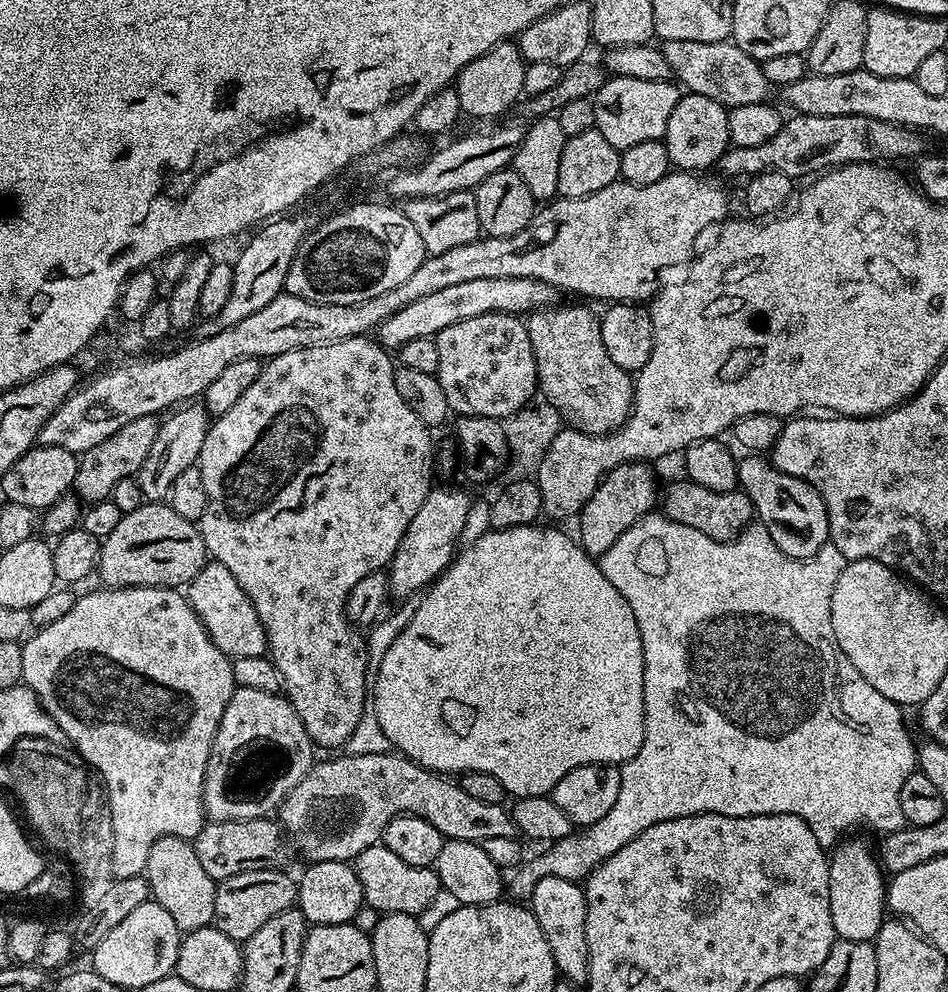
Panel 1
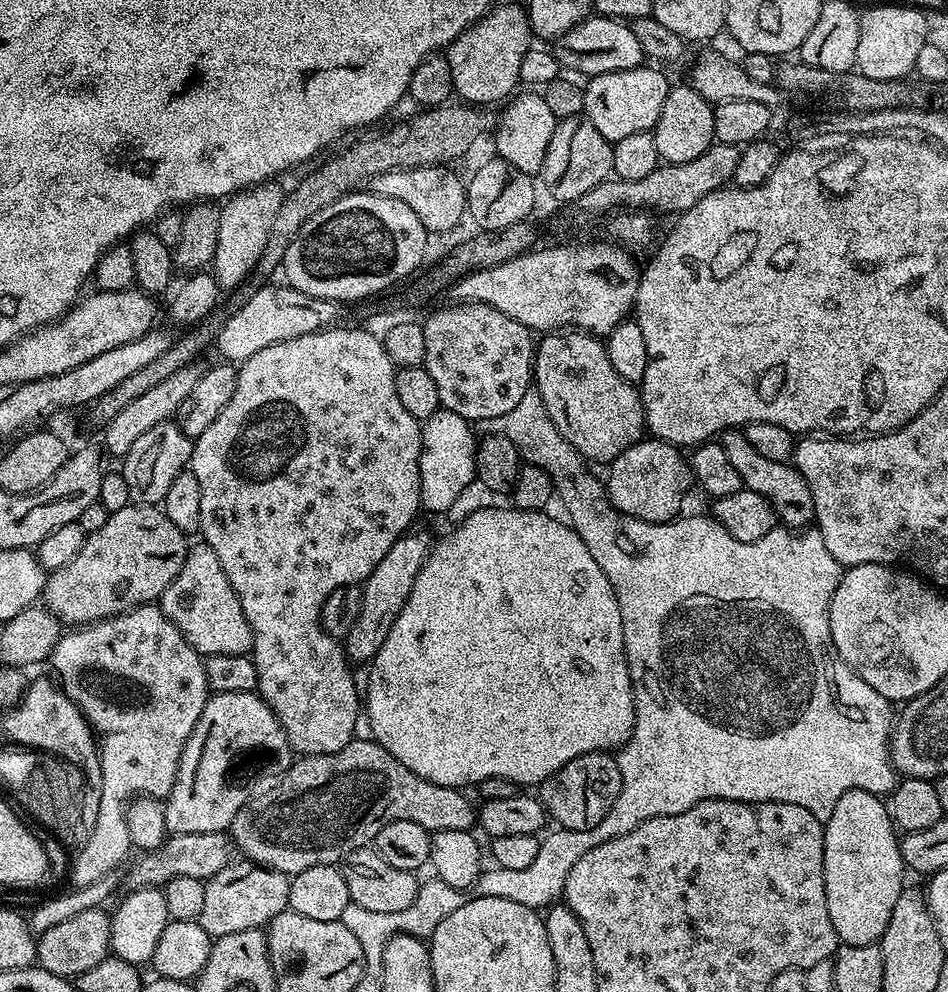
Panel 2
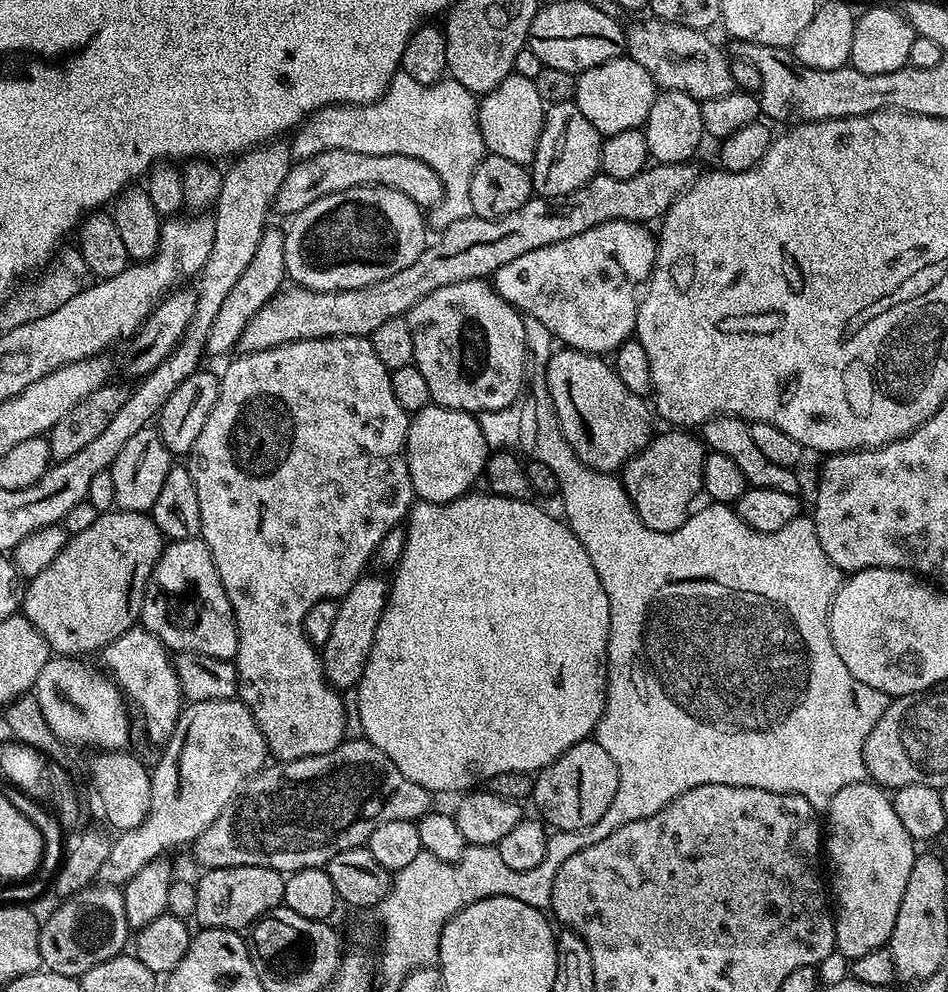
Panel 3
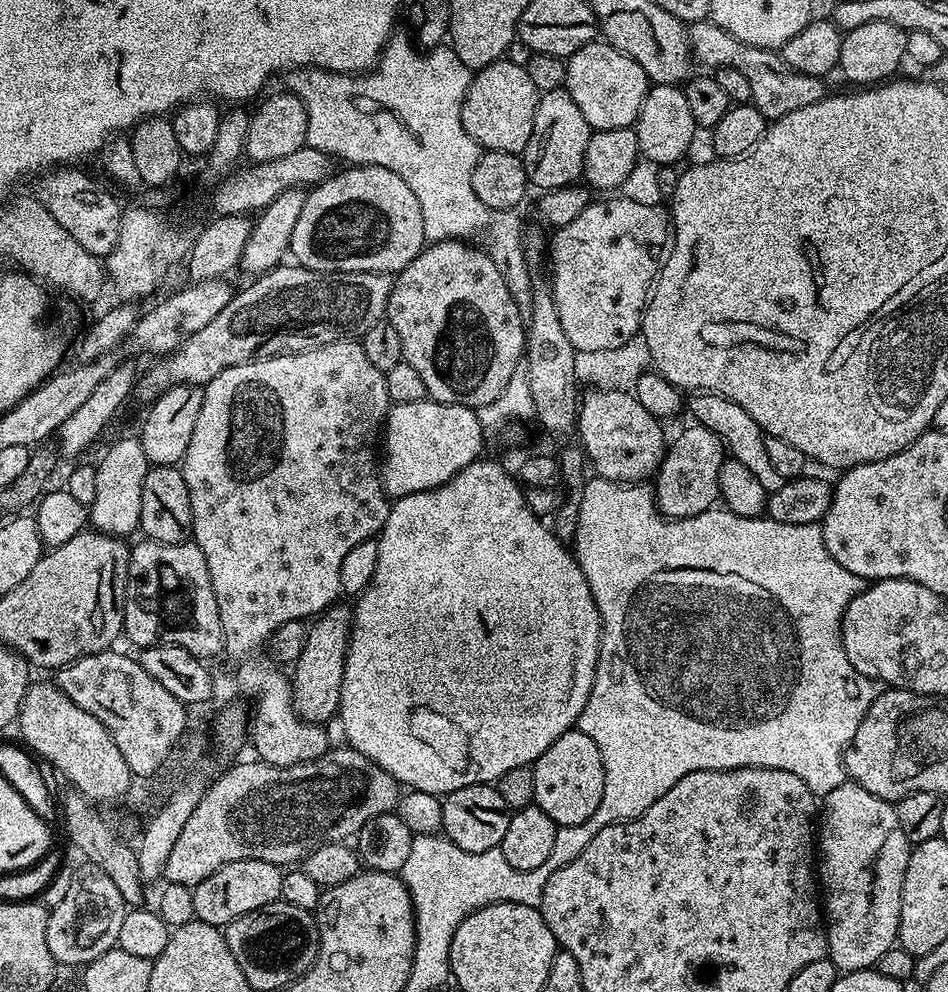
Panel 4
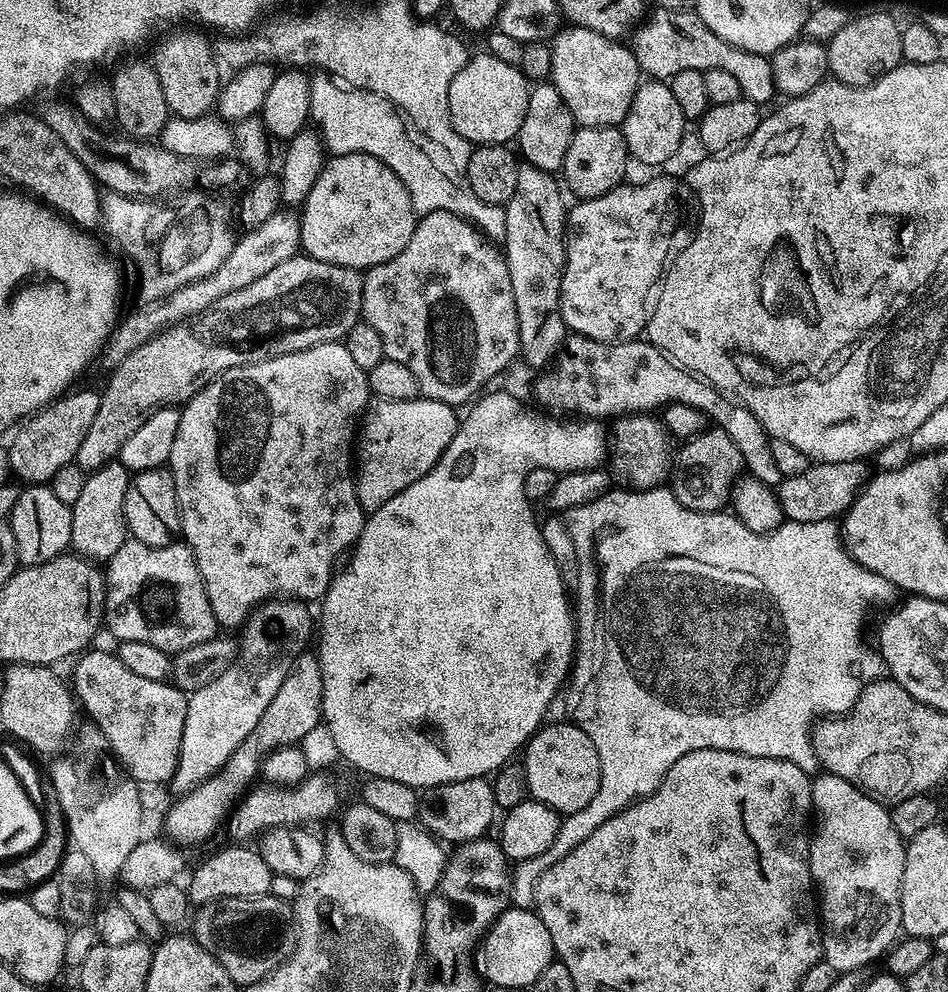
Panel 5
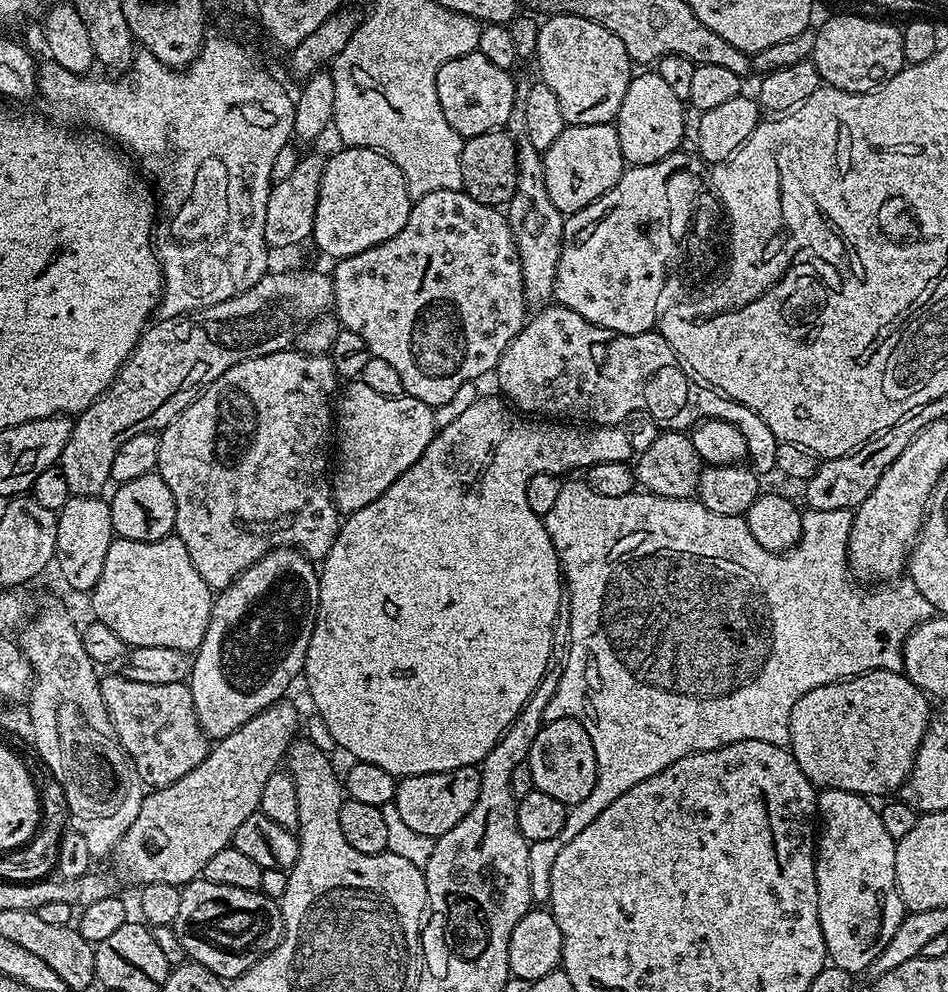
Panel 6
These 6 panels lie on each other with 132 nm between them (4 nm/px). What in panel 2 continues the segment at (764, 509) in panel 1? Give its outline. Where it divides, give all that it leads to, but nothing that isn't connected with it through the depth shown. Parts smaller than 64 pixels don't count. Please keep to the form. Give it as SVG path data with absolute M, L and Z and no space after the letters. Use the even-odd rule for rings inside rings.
M729 430L719 437L718 443L730 458L734 470L738 470L738 478L743 487L754 490L754 494L762 494L766 502L772 504L779 523L789 530L804 530L815 521L814 498L810 494L810 486L806 486L806 478L791 463L770 462L763 454L758 454L750 442L746 442L743 431Z

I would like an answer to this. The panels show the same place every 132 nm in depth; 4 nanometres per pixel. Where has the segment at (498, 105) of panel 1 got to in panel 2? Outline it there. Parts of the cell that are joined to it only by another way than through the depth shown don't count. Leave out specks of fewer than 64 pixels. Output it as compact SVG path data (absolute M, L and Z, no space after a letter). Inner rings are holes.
M497 3L492 11L470 25L446 49L455 95L473 106L499 105L507 101L520 84L522 54L526 54L532 39L527 11L521 5L519 8L516 4Z

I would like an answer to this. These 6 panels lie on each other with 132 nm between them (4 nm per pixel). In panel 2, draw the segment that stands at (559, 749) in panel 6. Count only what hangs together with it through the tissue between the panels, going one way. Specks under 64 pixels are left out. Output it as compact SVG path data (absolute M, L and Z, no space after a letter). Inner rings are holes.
M591 752L582 754L566 766L562 766L550 778L538 785L538 799L544 805L545 813L557 820L560 828L590 830L606 818L622 790L620 761L608 752Z

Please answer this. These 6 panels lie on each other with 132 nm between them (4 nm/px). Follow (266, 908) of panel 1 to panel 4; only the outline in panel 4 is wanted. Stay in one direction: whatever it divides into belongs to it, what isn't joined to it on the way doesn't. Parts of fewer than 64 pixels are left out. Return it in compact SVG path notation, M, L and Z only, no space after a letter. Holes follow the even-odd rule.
M257 860L230 862L222 866L222 870L214 870L210 878L191 889L196 919L207 924L223 926L234 922L234 918L242 918L242 914L250 914L250 910L270 906L280 899L283 877L284 872L279 864Z

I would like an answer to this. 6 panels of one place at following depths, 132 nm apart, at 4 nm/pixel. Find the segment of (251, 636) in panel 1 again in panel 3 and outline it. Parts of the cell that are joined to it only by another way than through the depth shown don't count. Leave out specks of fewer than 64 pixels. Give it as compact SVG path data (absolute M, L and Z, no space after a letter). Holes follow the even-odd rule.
M203 538L194 540L174 540L164 545L164 551L156 560L148 585L144 587L144 597L140 607L139 623L158 637L165 648L173 653L197 652L210 658L222 658L235 661L238 650L238 634L234 610L230 606L230 598L226 598L226 590L222 586L222 578L218 578L218 570L214 566L214 558Z

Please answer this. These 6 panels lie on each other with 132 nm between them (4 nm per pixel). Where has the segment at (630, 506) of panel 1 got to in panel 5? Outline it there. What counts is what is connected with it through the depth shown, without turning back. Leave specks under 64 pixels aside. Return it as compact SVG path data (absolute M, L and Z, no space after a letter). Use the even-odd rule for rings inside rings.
M719 426L709 427L692 437L679 449L674 460L674 471L670 477L672 492L686 506L695 512L719 512L731 501L737 480L745 471L742 454L734 446L734 438Z

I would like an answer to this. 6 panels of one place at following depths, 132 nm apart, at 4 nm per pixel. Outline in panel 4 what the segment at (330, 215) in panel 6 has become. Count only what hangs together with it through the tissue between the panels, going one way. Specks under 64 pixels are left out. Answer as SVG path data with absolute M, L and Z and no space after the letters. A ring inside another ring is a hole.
M357 164L345 167L345 172L337 171L335 174L323 180L321 184L315 185L307 193L306 204L299 215L298 222L295 223L294 234L291 243L290 256L301 268L309 268L315 272L386 272L389 274L399 274L414 258L423 252L426 247L424 239L424 227L422 226L422 210L418 206L418 198L414 198L410 186L394 174L394 170L386 170L382 166L370 166L369 164Z

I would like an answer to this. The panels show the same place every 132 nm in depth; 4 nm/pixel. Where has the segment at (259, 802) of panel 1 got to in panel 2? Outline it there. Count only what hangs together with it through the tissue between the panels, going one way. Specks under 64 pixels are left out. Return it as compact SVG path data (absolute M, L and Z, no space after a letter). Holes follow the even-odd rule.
M218 692L209 695L206 706L202 710L202 714L198 718L198 722L194 726L194 730L186 738L186 744L182 746L182 754L178 762L178 770L174 778L174 786L169 790L166 799L163 801L164 818L168 832L177 832L178 834L202 834L203 832L224 832L231 829L234 818L238 814L238 810L242 810L242 806L250 799L249 793L244 793L244 788L240 783L248 780L251 776L256 776L263 770L267 764L272 764L273 777L279 778L288 773L290 766L294 762L294 753L290 742L286 738L286 734L282 730L282 726L278 722L278 718L270 710L270 706L256 692Z

